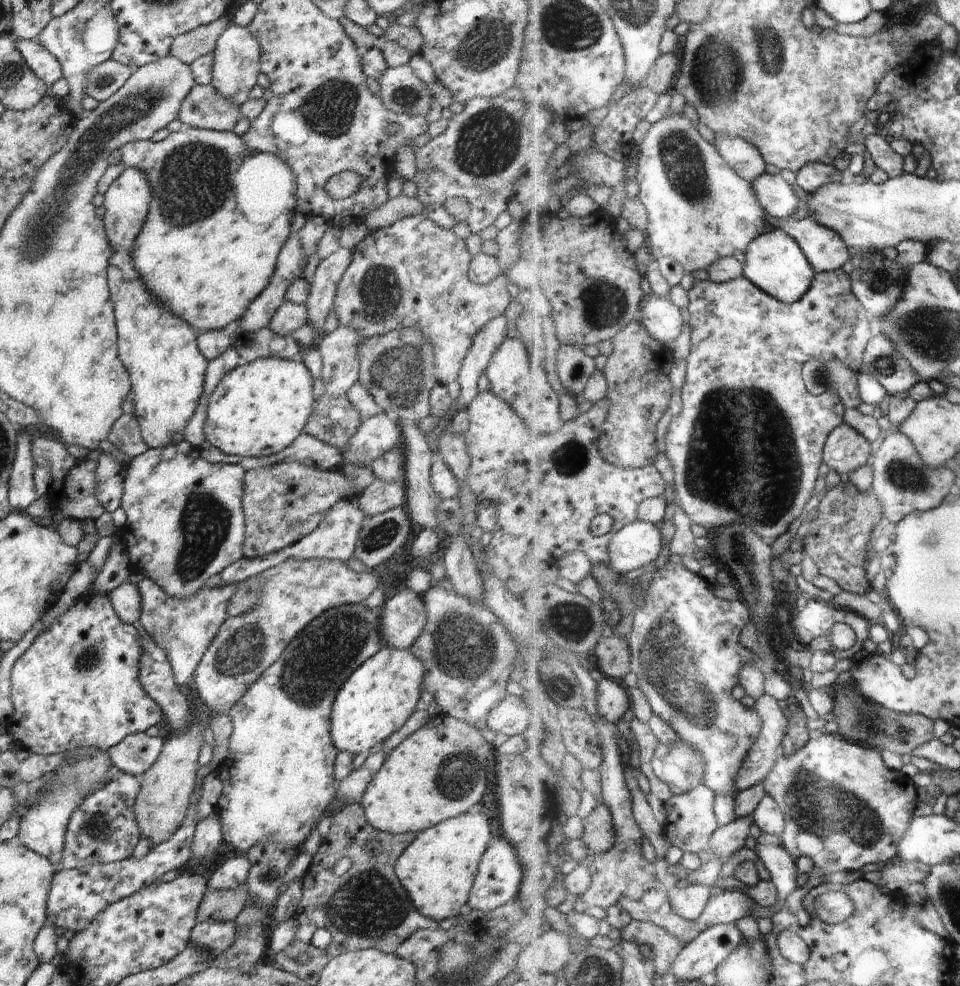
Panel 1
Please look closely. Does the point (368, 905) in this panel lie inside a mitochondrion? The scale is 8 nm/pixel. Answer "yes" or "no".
yes

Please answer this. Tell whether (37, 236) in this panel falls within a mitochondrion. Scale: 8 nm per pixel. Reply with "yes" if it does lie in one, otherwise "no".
yes

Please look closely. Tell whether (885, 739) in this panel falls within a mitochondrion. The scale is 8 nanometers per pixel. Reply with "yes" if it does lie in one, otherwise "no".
yes

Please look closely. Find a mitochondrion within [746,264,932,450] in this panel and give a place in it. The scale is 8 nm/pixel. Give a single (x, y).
(885, 365)

